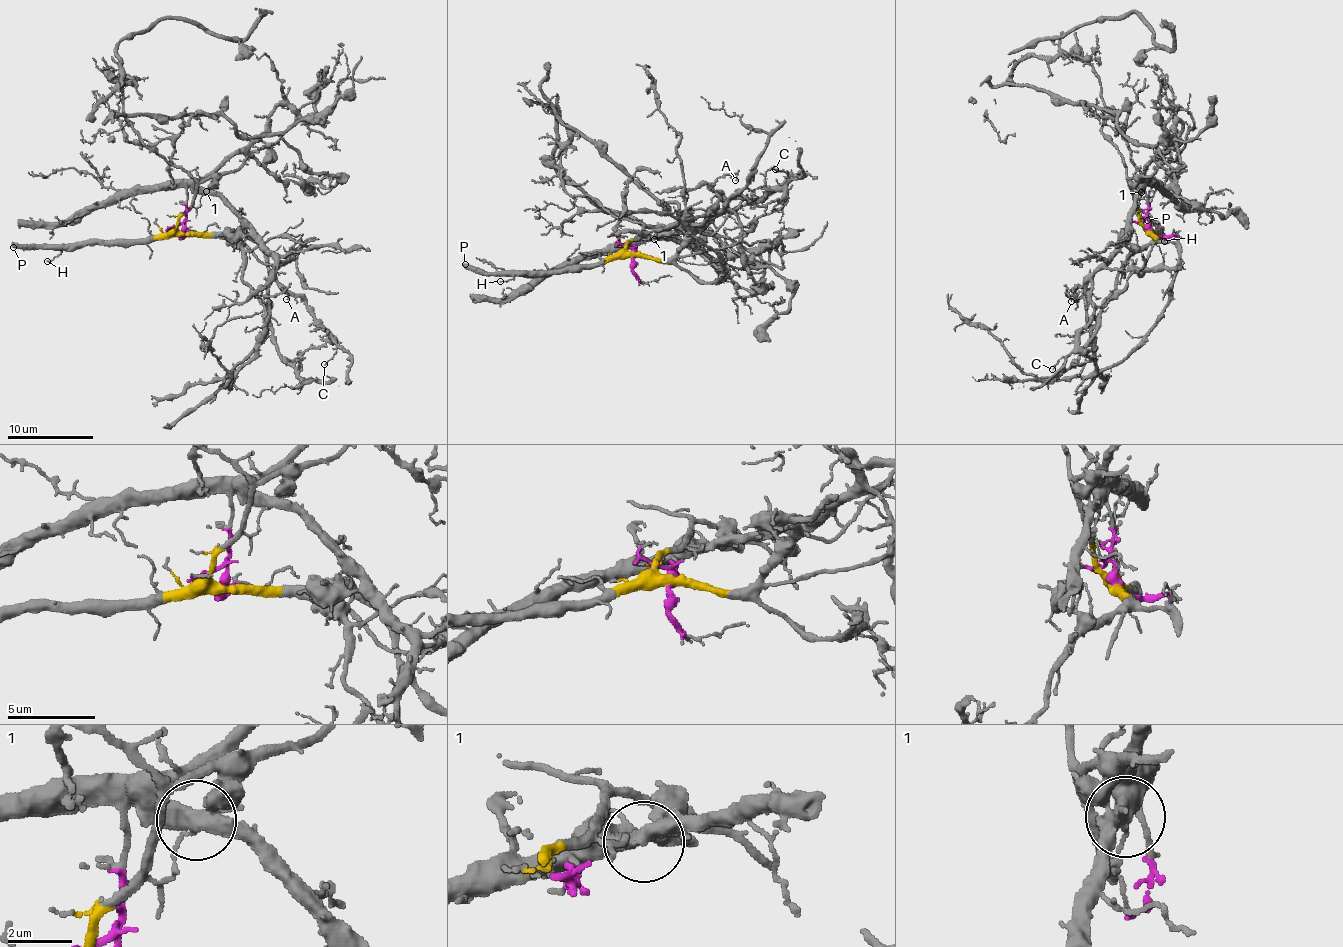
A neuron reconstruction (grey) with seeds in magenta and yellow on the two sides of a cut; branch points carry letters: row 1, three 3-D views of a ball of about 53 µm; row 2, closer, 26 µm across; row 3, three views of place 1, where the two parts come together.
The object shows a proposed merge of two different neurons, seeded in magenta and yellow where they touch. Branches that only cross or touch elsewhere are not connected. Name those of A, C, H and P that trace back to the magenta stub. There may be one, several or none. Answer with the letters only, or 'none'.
A, C

